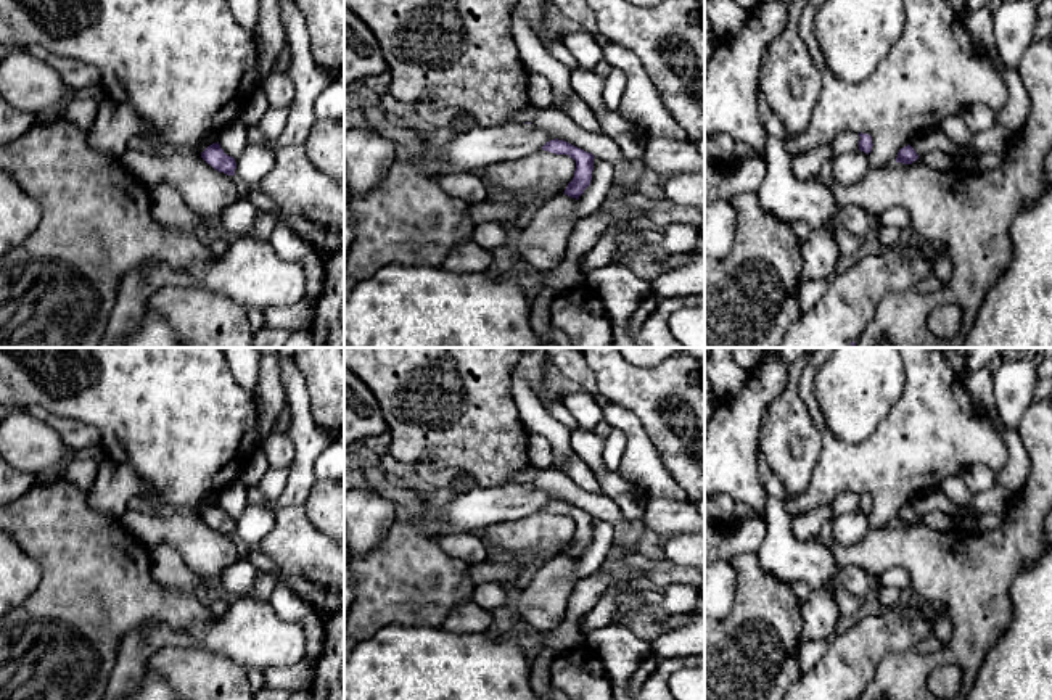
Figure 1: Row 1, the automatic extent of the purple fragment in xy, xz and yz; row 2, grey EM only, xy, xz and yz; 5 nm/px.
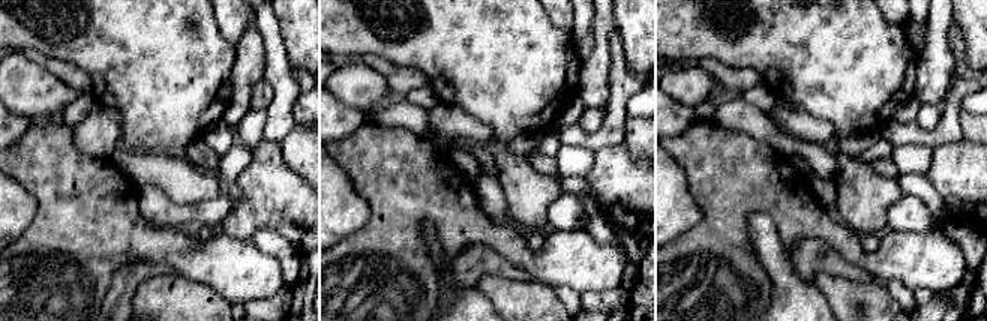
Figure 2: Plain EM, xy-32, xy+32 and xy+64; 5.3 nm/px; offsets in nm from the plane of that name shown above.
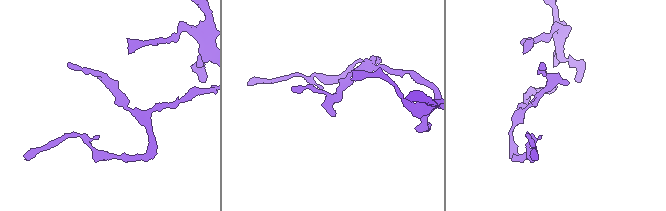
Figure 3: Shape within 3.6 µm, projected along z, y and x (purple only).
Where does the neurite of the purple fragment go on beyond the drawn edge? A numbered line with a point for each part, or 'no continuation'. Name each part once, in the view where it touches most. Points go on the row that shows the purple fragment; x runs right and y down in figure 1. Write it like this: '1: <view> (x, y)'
no continuation

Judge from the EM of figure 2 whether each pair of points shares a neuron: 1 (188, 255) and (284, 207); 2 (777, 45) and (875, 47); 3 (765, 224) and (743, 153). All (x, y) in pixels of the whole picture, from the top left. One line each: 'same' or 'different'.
1: different
2: same
3: different

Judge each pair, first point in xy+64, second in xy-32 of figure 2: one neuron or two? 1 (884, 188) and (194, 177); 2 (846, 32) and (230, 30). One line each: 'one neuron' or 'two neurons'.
1: one neuron
2: two neurons

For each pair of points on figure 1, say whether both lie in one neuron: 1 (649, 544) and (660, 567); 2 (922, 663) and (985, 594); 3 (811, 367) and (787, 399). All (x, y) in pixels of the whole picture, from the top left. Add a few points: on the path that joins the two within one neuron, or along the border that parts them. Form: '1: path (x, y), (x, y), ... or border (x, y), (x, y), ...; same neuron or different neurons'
1: path (652, 549), (660, 562); same neuron
2: path (943, 657), (977, 625), (980, 615); same neuron
3: border (805, 364), (801, 370); different neurons

